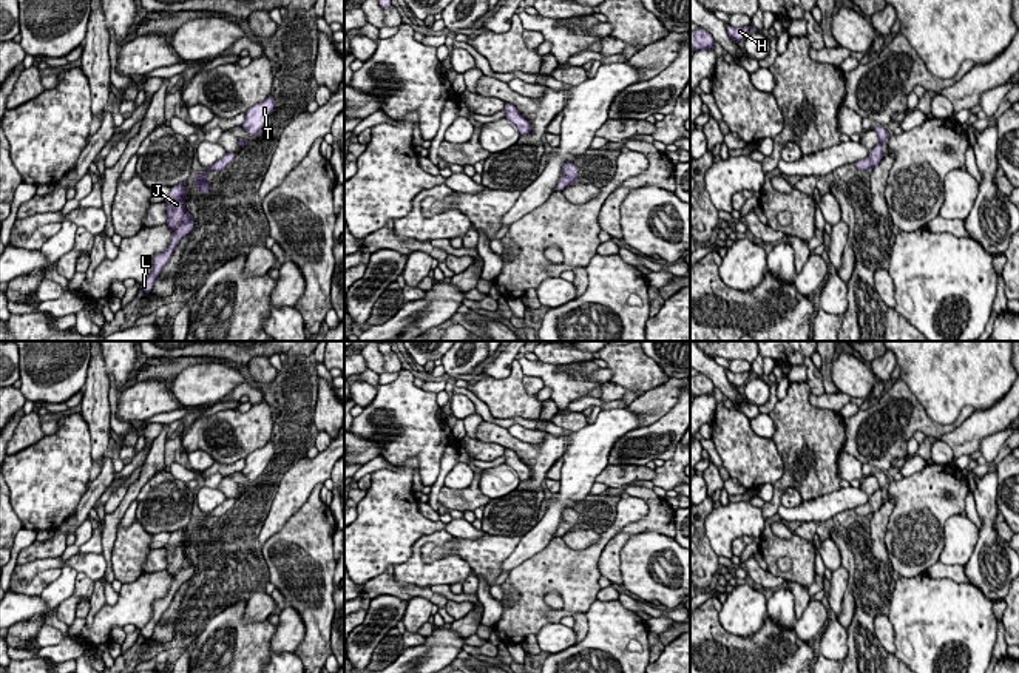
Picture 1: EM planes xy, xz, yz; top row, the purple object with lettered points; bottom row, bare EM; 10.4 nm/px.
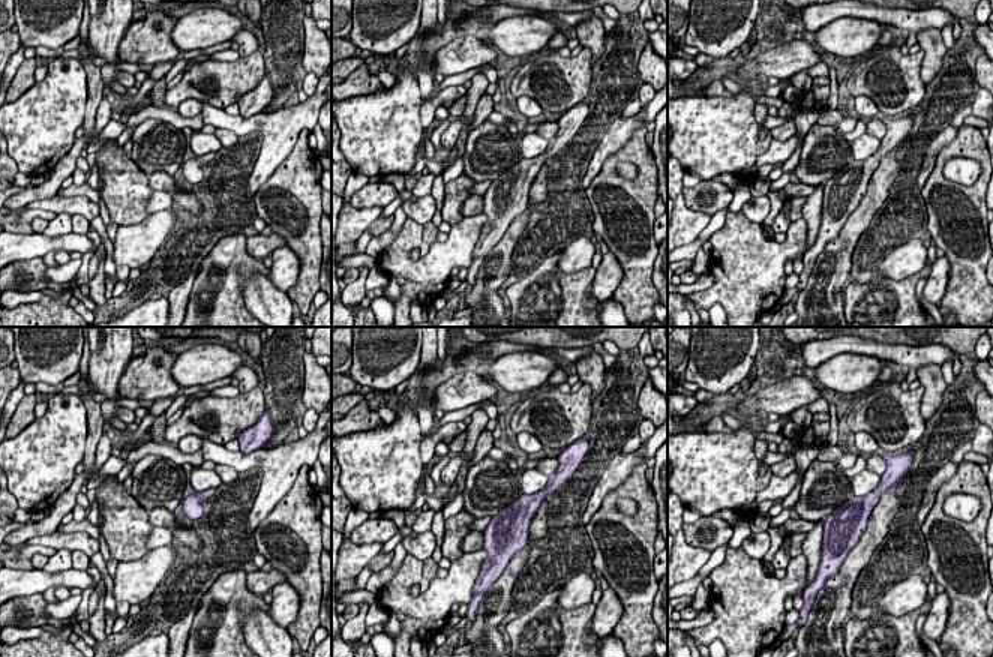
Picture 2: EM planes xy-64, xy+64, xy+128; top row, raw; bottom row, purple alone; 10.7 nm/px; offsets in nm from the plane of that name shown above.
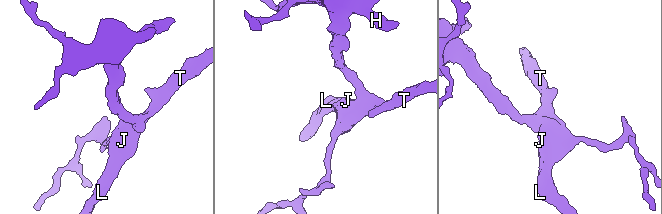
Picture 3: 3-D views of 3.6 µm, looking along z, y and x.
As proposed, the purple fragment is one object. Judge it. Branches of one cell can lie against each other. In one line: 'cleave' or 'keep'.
keep

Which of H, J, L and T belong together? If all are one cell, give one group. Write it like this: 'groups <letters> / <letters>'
groups H J L T

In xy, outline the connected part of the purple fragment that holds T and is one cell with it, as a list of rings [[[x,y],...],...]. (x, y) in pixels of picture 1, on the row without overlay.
[[[269,441],[262,448],[247,455],[245,466],[241,472],[249,479],[249,482],[256,480],[264,472],[273,455],[275,455],[275,443]]]

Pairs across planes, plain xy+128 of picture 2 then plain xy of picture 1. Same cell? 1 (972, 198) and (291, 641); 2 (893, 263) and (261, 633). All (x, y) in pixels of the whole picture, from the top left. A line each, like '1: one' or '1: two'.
1: two
2: two

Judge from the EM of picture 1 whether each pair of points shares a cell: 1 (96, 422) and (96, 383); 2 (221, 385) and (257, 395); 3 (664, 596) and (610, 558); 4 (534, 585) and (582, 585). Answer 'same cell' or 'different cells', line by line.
1: same cell
2: different cells
3: different cells
4: same cell

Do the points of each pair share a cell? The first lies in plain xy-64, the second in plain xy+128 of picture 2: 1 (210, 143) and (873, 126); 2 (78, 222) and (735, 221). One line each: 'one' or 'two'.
1: two
2: one

